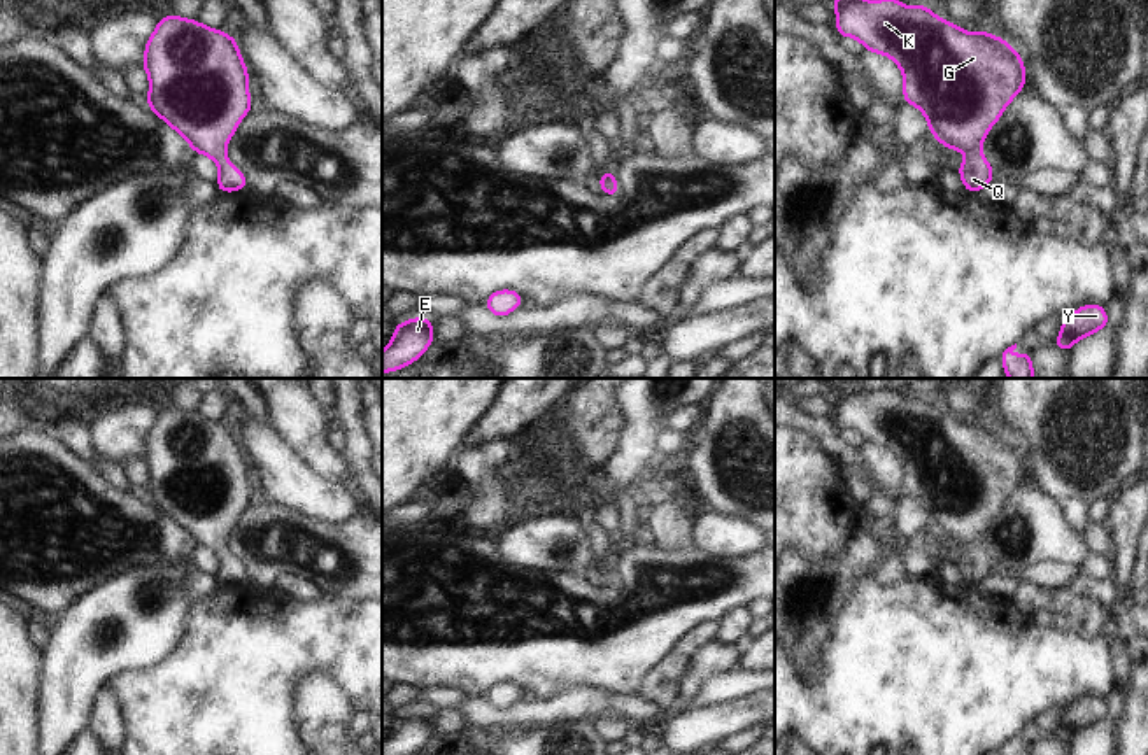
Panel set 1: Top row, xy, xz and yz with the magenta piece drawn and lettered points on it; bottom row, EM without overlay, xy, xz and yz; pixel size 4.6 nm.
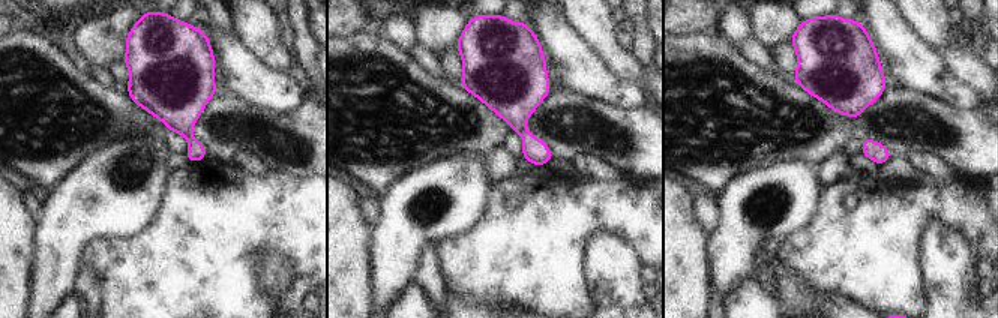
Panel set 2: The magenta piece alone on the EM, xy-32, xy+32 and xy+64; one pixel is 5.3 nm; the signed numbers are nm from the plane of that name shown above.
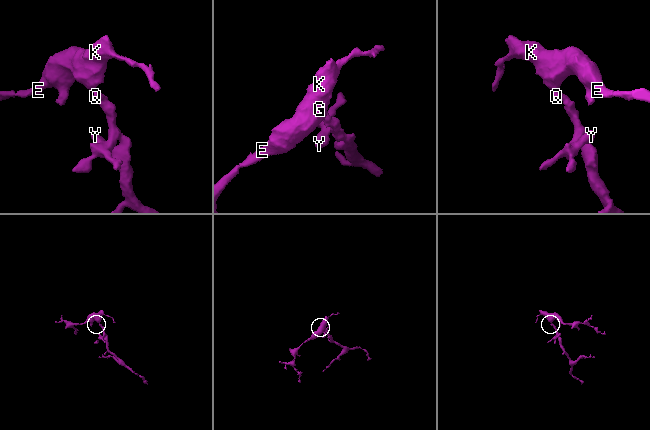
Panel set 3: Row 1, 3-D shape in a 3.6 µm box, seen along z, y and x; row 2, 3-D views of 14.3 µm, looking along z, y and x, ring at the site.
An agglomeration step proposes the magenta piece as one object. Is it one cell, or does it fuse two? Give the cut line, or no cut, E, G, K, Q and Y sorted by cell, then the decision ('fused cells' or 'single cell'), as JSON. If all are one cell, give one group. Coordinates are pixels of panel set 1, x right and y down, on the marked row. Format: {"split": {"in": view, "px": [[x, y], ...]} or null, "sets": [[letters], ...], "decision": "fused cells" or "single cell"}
{"split": null, "sets": [["E", "G", "K", "Q", "Y"]], "decision": "single cell"}

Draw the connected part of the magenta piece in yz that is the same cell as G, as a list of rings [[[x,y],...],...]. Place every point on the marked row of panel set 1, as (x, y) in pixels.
[[[833,0],[836,12],[836,33],[840,39],[852,37],[864,46],[866,53],[889,56],[903,72],[903,100],[917,107],[934,137],[945,149],[966,152],[967,158],[957,165],[964,191],[980,193],[994,182],[994,168],[981,154],[981,144],[990,128],[1001,119],[1013,98],[1025,89],[1025,63],[1006,39],[990,35],[983,28],[966,32],[959,25],[941,19],[927,5],[908,7],[899,0]]]

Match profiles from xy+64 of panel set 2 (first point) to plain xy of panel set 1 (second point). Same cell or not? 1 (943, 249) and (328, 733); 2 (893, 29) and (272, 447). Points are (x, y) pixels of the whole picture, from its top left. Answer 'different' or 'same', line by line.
1: same
2: same

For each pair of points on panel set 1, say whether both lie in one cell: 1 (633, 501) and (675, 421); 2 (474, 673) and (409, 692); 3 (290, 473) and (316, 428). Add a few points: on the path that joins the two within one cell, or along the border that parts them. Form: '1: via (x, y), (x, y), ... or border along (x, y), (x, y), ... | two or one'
1: border along (696, 403), (666, 412), (658, 423) | two
2: border along (400, 682), (411, 684), (418, 691) | two
3: border along (270, 428), (311, 470), (333, 480) | two

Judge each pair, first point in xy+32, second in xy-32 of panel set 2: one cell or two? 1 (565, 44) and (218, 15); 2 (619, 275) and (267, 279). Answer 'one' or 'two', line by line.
1: two
2: one

